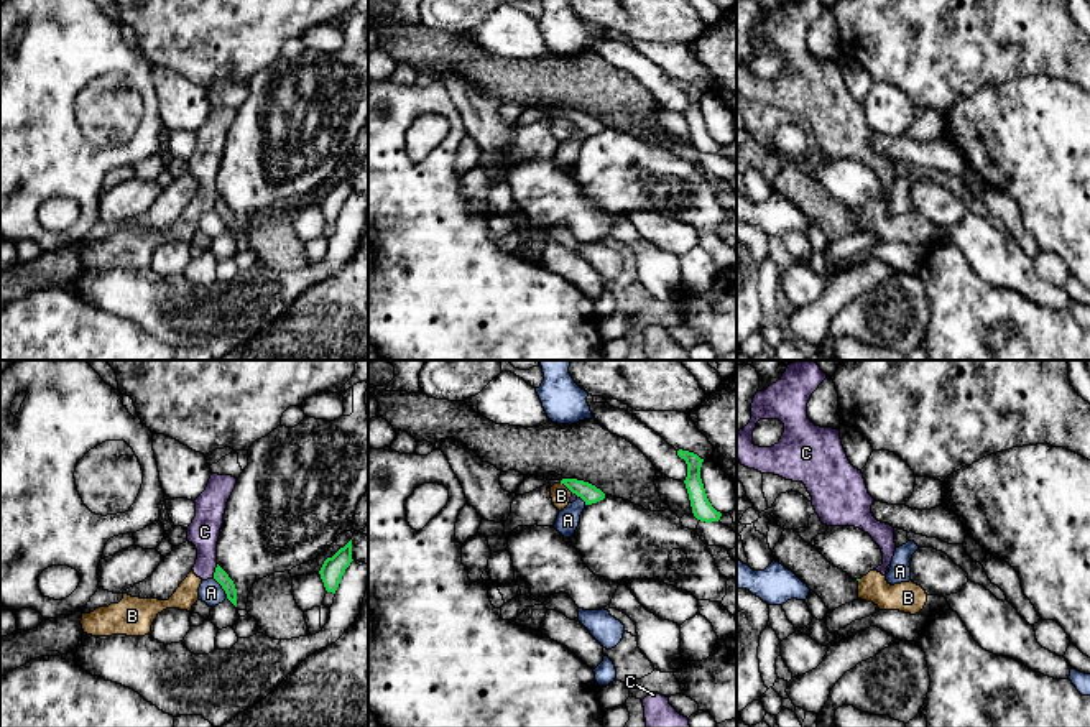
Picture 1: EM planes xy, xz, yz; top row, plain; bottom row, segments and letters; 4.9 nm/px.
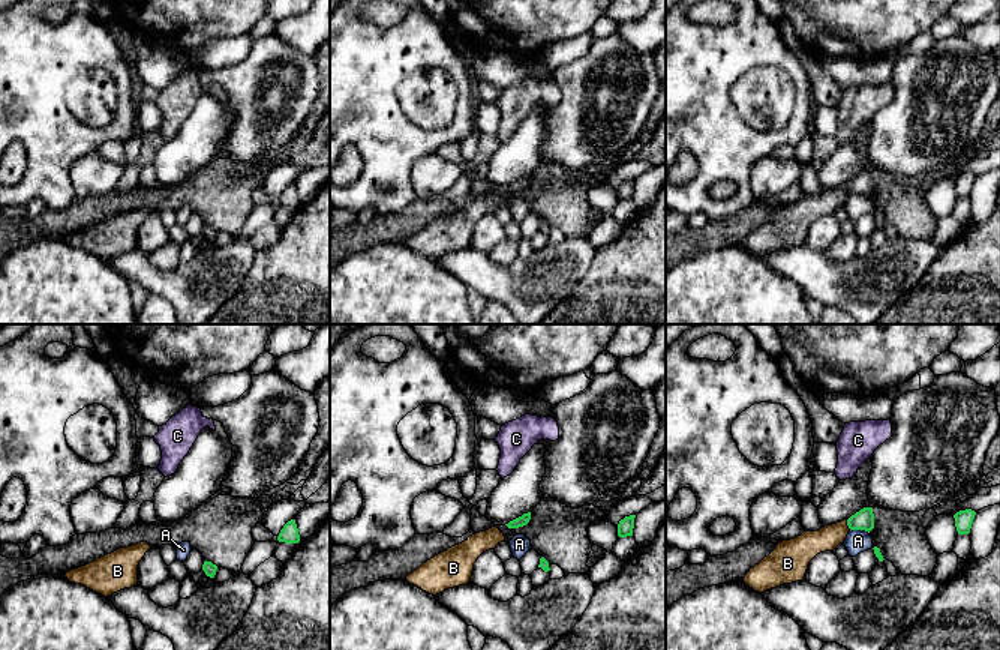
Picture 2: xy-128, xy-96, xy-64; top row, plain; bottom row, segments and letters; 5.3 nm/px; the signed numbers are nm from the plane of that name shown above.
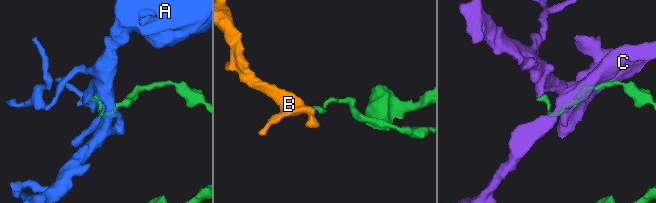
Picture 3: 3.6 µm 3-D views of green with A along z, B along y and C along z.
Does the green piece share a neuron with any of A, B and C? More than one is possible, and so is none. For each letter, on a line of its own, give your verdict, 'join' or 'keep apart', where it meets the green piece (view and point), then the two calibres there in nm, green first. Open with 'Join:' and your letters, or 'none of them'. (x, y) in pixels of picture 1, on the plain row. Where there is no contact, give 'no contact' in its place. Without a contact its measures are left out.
Join: none of them
A: keep apart; meets green in xy at (222, 219); 70 nm thick on the green side, 120 nm on the other
B: keep apart; meets green in xz at (568, 119); 90 nm thick on the green side, 100 nm on the other
C: keep apart; meets green in xy at (216, 203); 70 nm thick on the green side, 150 nm on the other

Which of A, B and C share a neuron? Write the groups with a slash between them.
A / B C

